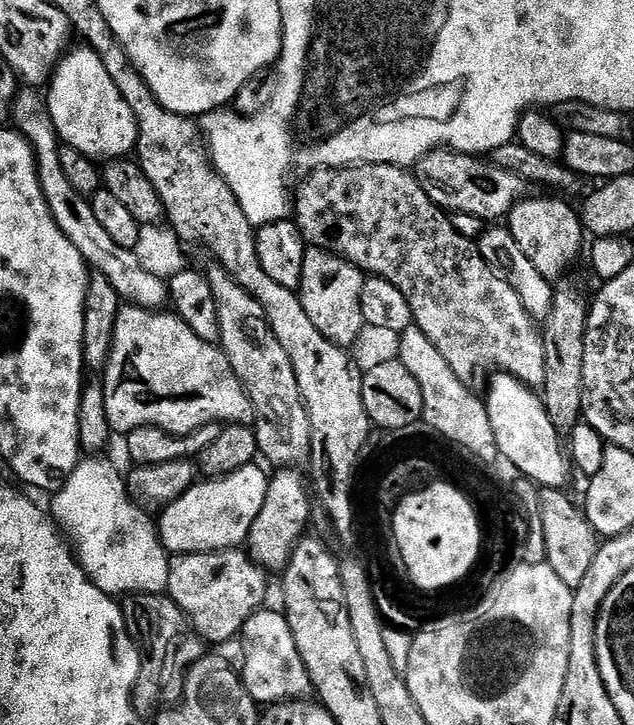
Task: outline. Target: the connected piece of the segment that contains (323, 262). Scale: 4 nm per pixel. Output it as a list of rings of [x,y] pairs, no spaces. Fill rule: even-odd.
[[[312,247],[305,249],[302,283],[298,289],[300,300],[316,328],[337,346],[350,348],[356,340],[358,314],[362,312],[360,304],[364,277],[363,271],[330,252]]]

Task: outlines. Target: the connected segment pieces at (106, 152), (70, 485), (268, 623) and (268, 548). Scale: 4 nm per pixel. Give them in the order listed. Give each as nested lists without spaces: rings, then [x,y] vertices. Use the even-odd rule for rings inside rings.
[[[81,46],[73,52],[65,51],[47,88],[48,117],[65,145],[91,158],[124,158],[135,149],[136,115],[93,48]]]
[[[88,454],[70,473],[63,477],[60,493],[52,500],[51,515],[57,525],[66,533],[76,559],[84,568],[84,573],[100,587],[103,592],[140,592],[139,594],[167,593],[169,549],[160,543],[158,528],[148,521],[148,516],[135,504],[122,472],[107,458],[100,454]]]
[[[269,606],[261,607],[252,613],[244,623],[244,668],[242,677],[245,687],[253,698],[260,696],[280,696],[276,698],[304,698],[310,692],[308,667],[298,654],[298,646],[294,642],[294,634],[290,630],[290,622],[283,611],[276,612]]]
[[[284,466],[281,468],[284,469],[271,475],[266,498],[263,499],[263,504],[248,529],[248,535],[250,535],[249,553],[264,568],[271,568],[270,566],[278,568],[287,563],[292,548],[295,547],[295,543],[303,533],[301,530],[310,512],[308,496],[301,476],[290,469],[293,467]]]

